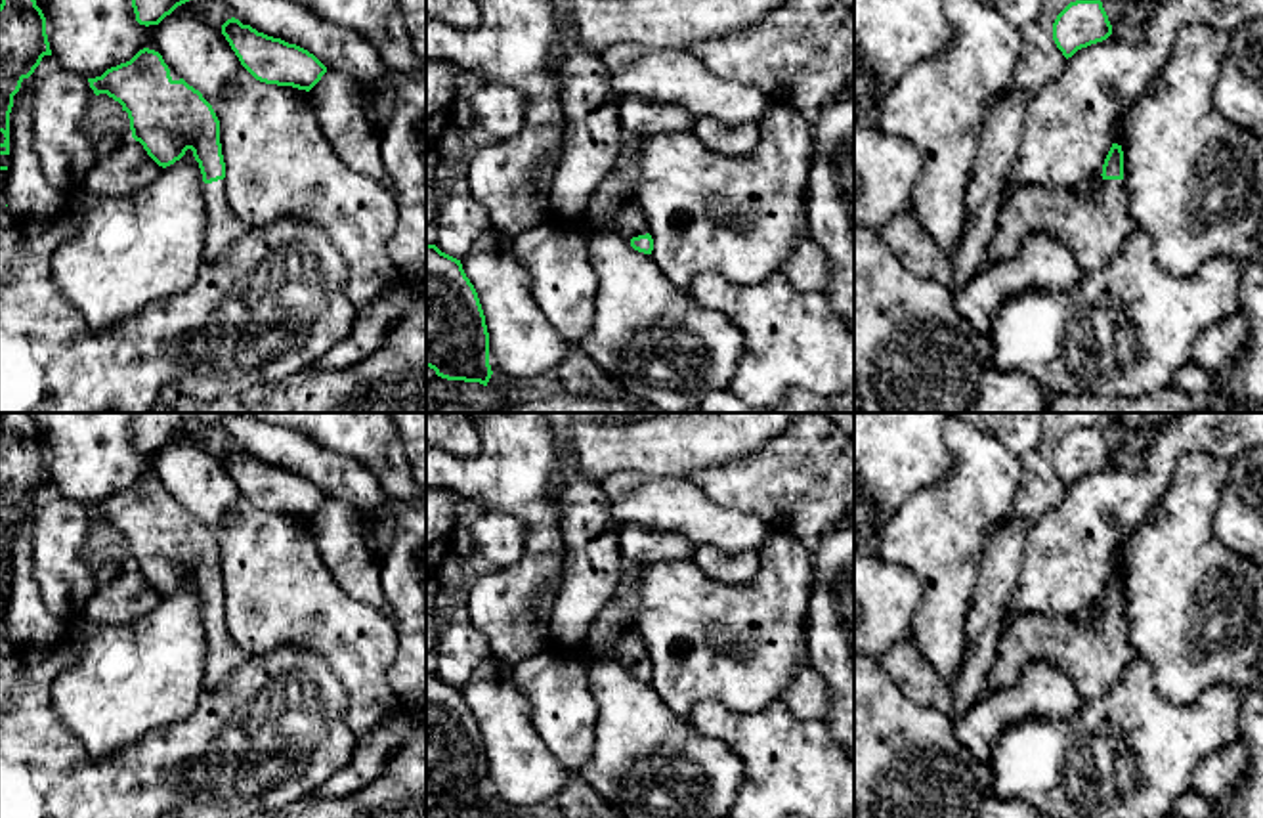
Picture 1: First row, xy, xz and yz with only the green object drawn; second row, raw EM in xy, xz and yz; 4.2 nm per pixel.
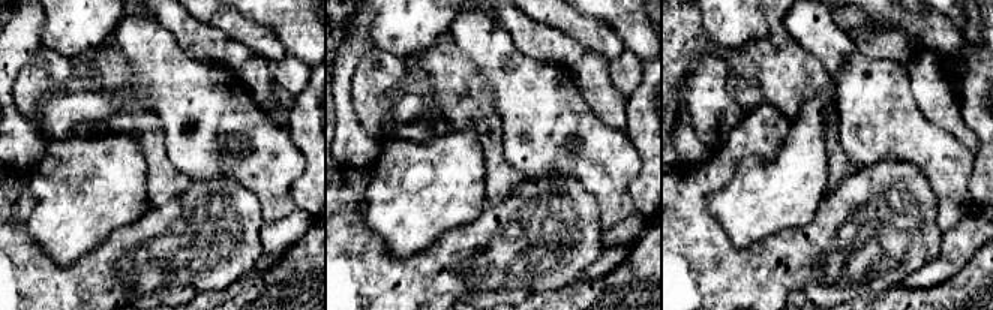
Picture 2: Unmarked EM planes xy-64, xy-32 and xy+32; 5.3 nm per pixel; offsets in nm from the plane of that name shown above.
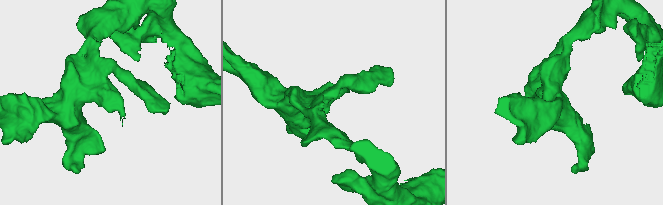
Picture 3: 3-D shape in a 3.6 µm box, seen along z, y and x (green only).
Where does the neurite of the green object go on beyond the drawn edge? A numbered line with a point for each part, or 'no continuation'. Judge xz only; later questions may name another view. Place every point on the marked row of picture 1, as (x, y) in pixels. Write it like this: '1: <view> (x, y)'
1: xz (614, 203)

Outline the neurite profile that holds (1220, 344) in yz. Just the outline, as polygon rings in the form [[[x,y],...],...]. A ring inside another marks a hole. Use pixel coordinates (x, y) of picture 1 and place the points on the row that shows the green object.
[[[1240,312],[1208,327],[1194,342],[1192,361],[1213,375],[1236,361],[1248,338],[1248,323]]]

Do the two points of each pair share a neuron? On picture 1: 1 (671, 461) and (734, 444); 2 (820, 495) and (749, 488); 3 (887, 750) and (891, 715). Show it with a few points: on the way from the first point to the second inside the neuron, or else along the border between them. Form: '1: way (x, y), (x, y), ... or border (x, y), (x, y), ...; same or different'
1: way (686, 446), (719, 444); same
2: way (803, 488), (767, 488); same
3: way (887, 742), (887, 723); same

